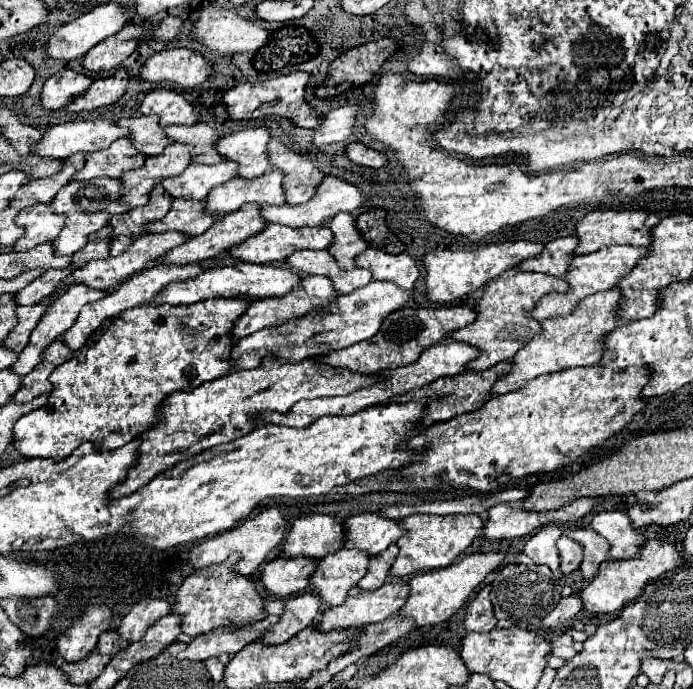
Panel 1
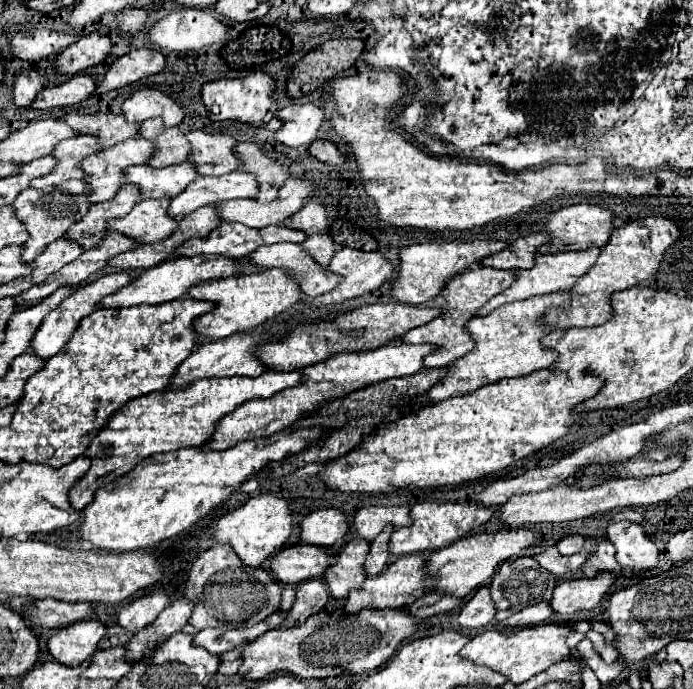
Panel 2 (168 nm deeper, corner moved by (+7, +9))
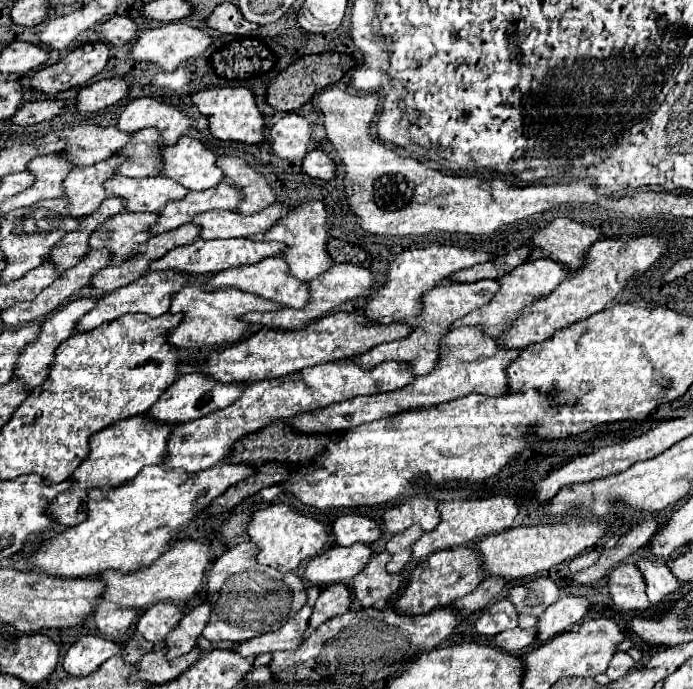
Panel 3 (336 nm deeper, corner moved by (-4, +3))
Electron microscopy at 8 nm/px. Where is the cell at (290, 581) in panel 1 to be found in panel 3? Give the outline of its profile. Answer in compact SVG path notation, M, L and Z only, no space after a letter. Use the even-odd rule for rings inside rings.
M354 543L350 547L332 547L306 563L304 577L312 585L350 583L352 577L364 569L370 553L372 549L364 543Z

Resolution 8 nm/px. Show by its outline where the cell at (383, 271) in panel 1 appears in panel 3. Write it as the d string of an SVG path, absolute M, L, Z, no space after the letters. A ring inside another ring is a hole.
M336 263L330 267L328 273L316 277L310 281L312 287L312 303L308 303L302 309L292 309L292 307L284 307L280 311L268 311L268 313L256 313L256 315L244 315L244 319L248 319L248 323L260 323L264 327L272 327L272 329L302 329L308 323L332 313L336 307L340 307L346 301L352 301L356 297L364 297L372 291L372 287L376 285L374 279L374 271L368 267L360 267L360 265L352 265L352 263Z

